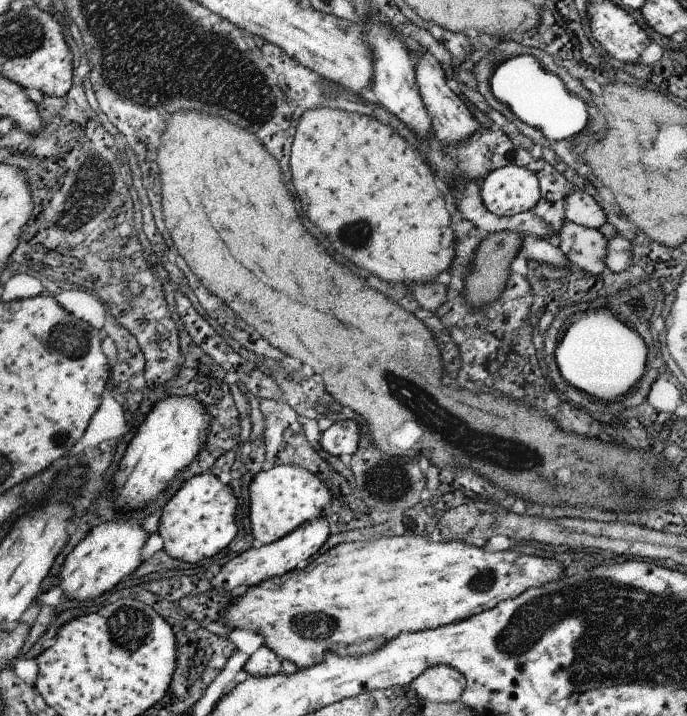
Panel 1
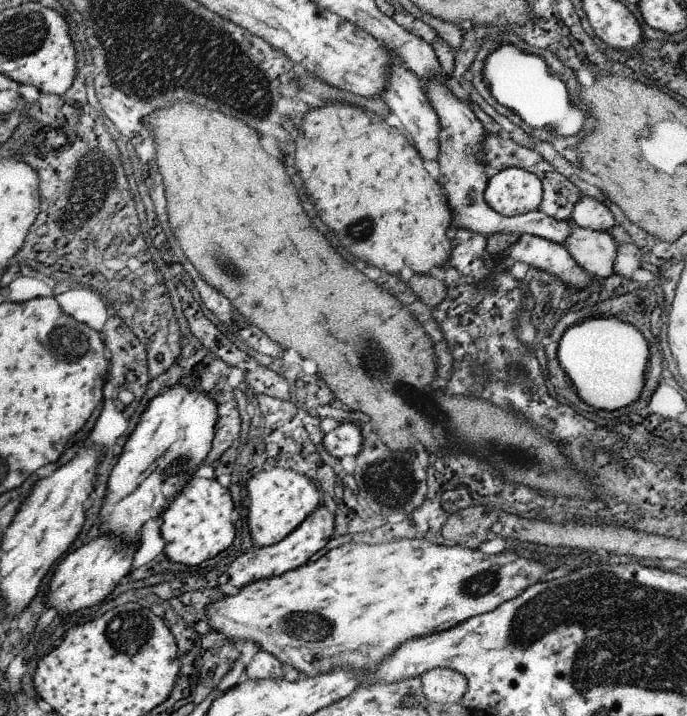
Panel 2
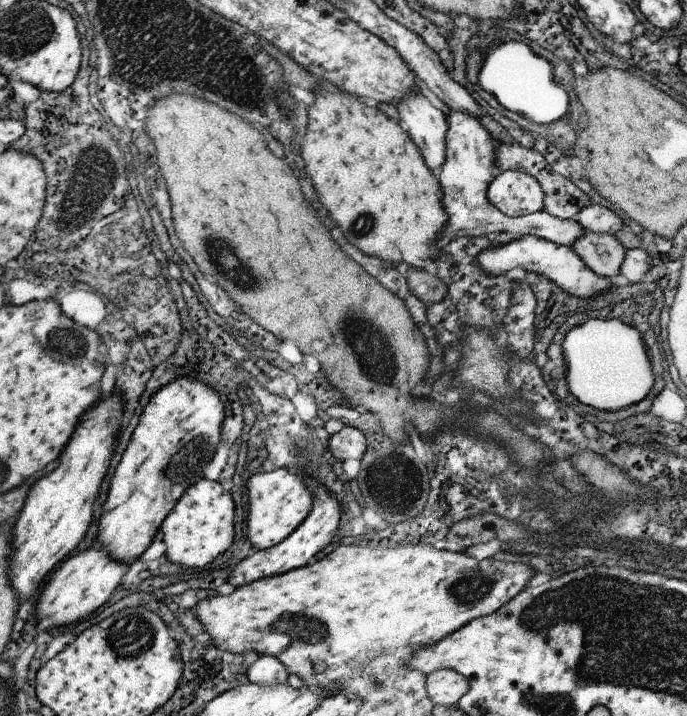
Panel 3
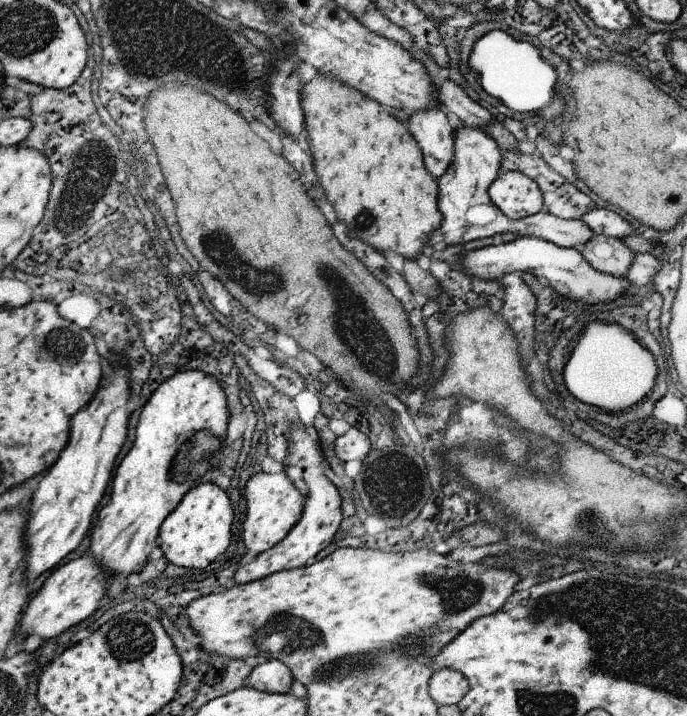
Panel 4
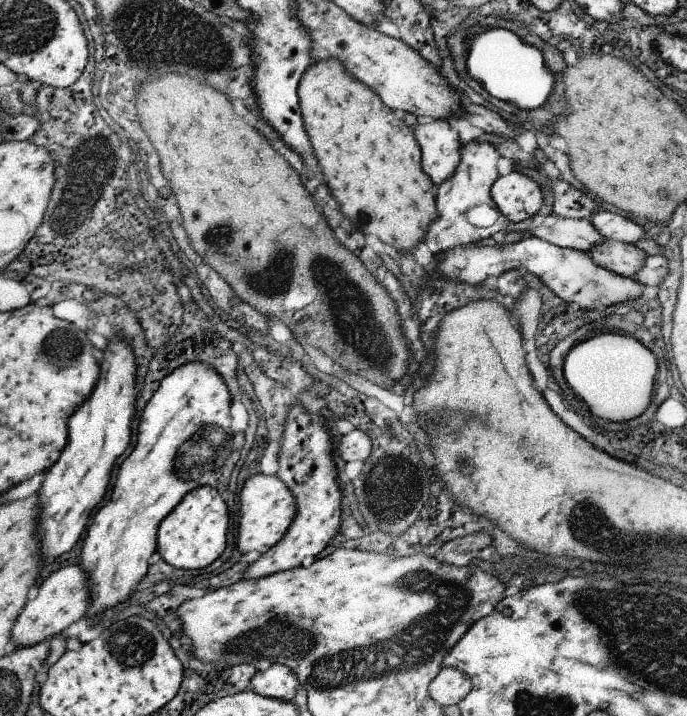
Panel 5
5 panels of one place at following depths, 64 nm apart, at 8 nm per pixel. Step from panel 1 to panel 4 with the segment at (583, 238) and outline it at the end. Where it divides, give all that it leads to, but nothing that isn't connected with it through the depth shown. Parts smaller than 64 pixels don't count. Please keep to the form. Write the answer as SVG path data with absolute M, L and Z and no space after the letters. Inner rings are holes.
M591 236L581 248L581 256L593 270L615 278L623 278L633 260L633 252L623 240L605 236Z

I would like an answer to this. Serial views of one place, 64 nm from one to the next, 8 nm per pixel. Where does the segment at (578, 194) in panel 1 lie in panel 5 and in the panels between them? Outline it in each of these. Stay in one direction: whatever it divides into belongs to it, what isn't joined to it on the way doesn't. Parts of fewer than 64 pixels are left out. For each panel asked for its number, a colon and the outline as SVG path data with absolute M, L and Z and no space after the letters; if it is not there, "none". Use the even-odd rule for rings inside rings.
2: M581 194L581 198L573 204L575 206L571 208L571 214L569 214L571 222L569 224L579 226L579 228L587 228L593 232L607 232L609 228L615 226L611 212L601 202Z
3: M587 202L573 218L583 230L593 232L593 234L611 234L615 236L615 232L619 232L623 228L621 220L609 210L603 208L599 204L591 204Z
4: M589 210L581 216L581 222L595 234L595 236L605 236L605 238L615 238L623 240L633 234L633 228L629 222L625 222L619 214L611 210Z
5: M597 210L587 220L599 232L599 236L605 238L605 240L613 240L613 242L633 246L637 240L645 238L645 232L639 224L635 224L635 222L623 218L623 216L605 212L605 210Z

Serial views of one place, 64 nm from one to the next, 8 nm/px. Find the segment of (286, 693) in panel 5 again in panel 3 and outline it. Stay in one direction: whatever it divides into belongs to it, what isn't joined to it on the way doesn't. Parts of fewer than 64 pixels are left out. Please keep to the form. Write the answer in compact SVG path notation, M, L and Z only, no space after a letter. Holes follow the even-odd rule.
M259 656L243 676L249 684L283 686L289 678L289 672L285 670L285 664L281 664L281 660L275 660L271 656Z

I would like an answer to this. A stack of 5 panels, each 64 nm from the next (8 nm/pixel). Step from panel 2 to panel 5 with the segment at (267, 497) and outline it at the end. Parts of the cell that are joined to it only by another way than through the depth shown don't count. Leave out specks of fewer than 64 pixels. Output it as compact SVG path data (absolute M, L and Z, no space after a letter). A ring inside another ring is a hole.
M273 474L247 476L247 480L241 482L239 506L237 506L237 516L239 516L237 550L241 554L247 552L267 554L287 534L293 518L297 516L295 512L297 512L297 500L281 478Z

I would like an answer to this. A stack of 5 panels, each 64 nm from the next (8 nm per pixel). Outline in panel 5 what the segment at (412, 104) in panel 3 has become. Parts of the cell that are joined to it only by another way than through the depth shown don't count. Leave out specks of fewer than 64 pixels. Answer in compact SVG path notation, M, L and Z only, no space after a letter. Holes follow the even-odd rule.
M421 118L413 130L417 142L421 142L421 166L425 166L425 176L433 180L433 186L449 182L449 178L457 174L457 166L461 166L457 132L453 132L443 120L445 118Z

